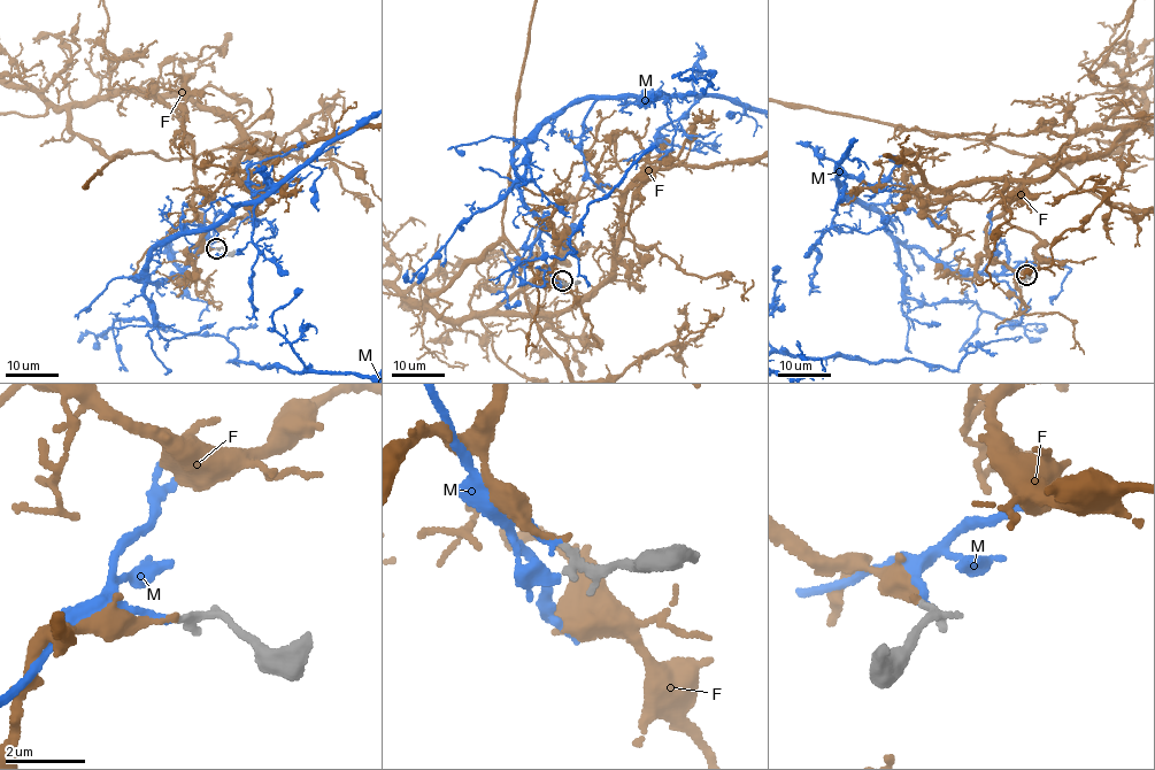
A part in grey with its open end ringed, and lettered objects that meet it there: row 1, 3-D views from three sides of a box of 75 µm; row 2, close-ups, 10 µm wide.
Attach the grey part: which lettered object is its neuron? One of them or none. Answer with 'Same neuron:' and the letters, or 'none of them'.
Same neuron: M

